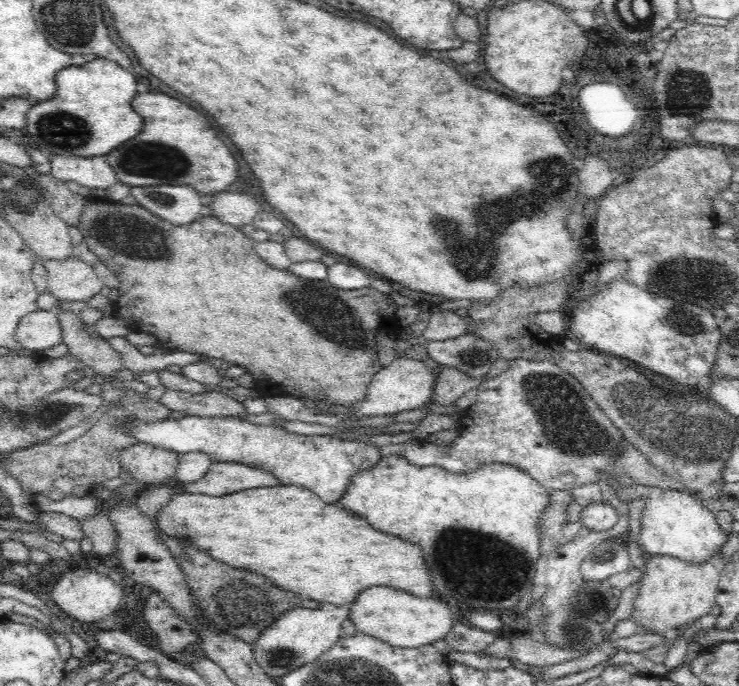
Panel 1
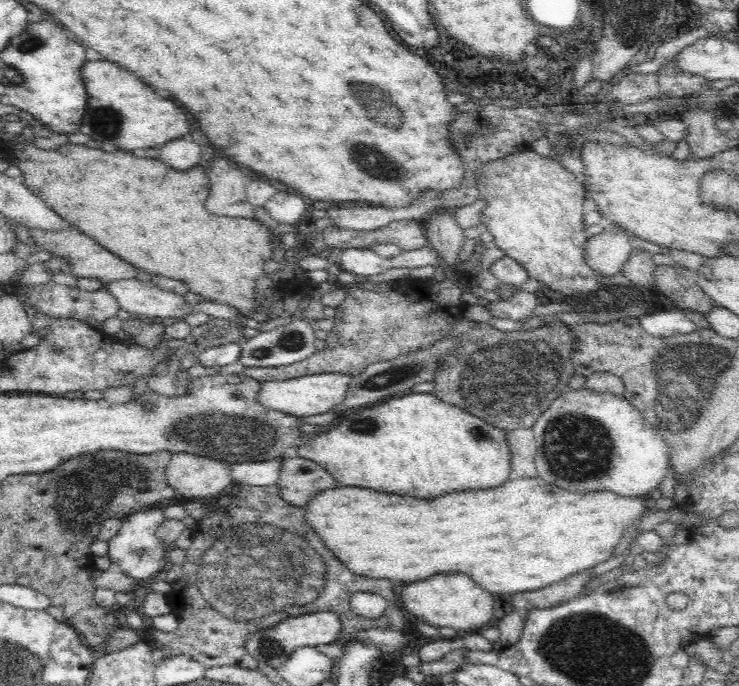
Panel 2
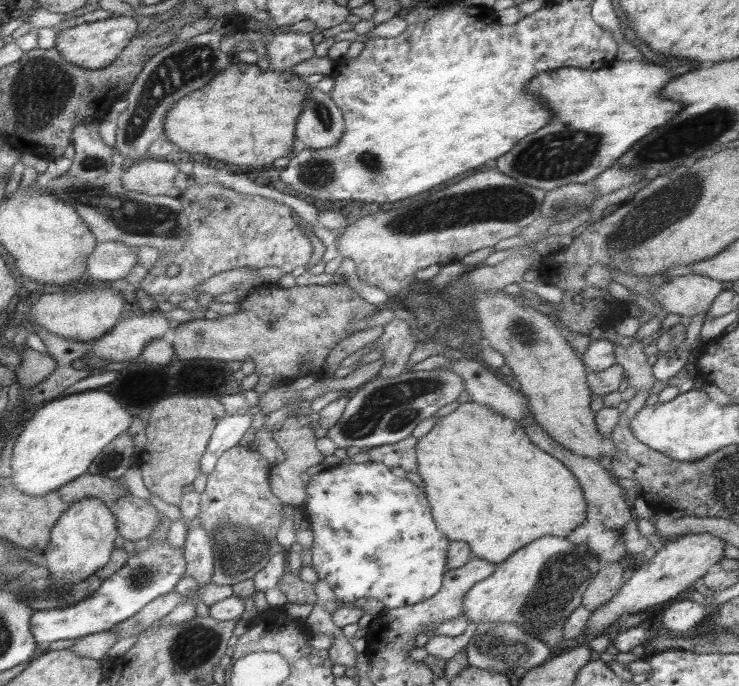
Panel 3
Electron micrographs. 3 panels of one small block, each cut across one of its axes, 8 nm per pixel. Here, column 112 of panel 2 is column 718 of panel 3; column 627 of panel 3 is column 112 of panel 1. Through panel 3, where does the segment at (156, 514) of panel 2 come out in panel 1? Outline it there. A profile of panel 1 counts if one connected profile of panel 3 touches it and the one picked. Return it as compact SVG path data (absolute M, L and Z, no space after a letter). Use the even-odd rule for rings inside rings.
M83 566L71 569L66 574L62 574L54 589L52 590L52 606L65 618L77 618L84 622L96 622L108 615L118 614L120 601L123 599L123 587L106 573L92 566L85 569Z

